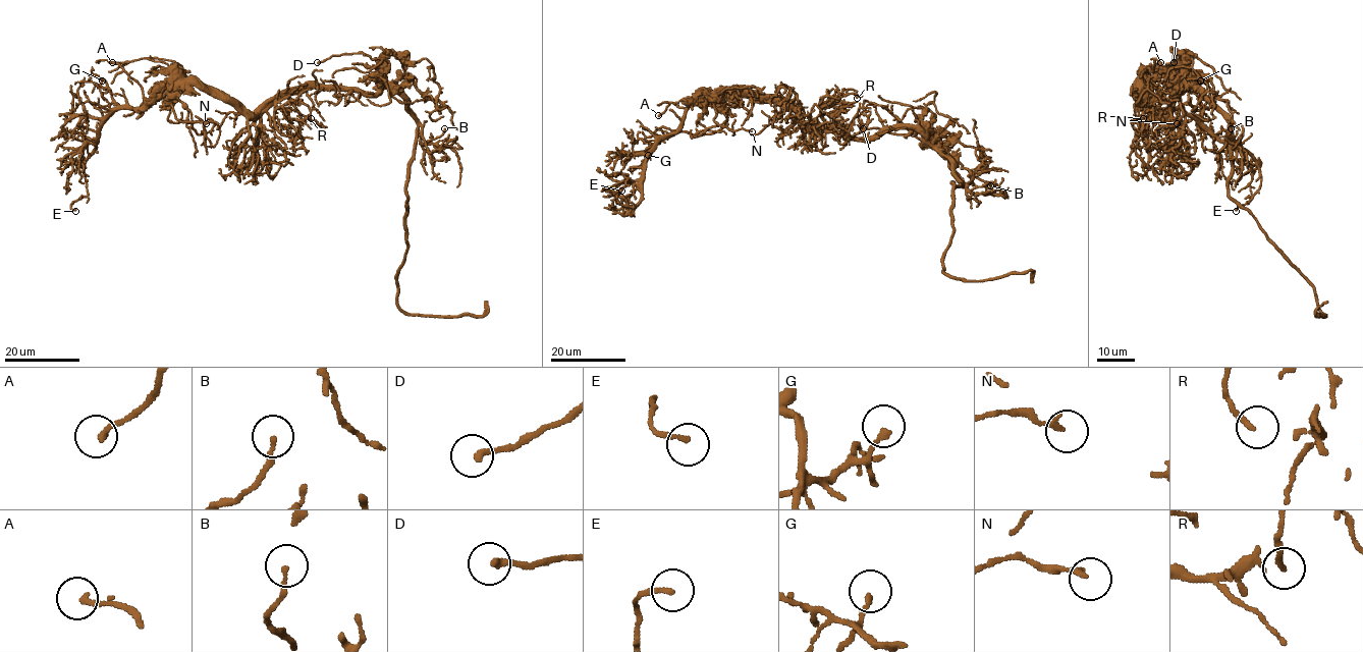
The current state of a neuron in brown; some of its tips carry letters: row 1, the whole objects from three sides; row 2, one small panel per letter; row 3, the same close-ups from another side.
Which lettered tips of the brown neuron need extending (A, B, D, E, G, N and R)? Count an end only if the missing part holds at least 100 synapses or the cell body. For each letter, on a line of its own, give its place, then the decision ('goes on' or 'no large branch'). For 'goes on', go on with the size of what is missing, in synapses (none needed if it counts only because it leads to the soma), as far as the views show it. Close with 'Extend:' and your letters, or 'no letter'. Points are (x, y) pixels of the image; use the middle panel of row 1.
A: (658, 115) | no large branch
B: (990, 185) | no large branch
D: (863, 128) | no large branch
E: (621, 191) | no large branch
G: (648, 155) | no large branch
N: (752, 131) | no large branch
R: (857, 98) | no large branch
Extend: no letter

